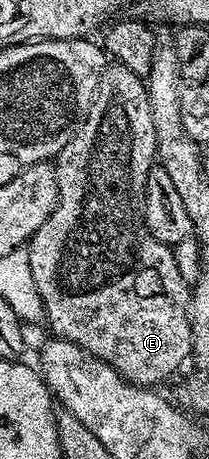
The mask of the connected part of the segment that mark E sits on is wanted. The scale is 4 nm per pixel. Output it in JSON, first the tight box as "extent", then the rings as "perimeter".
{"extent":[25,64,192,388],"perimeter":[[[110,64],[105,67],[98,81],[98,91],[94,99],[90,101],[90,110],[82,119],[82,125],[74,131],[74,134],[64,144],[64,148],[56,155],[54,166],[54,180],[58,184],[58,203],[44,224],[30,238],[25,247],[28,256],[28,264],[32,270],[32,280],[36,280],[36,292],[40,292],[42,301],[42,312],[45,325],[50,325],[50,334],[55,338],[63,338],[72,344],[76,344],[92,357],[106,362],[118,373],[121,378],[134,386],[145,386],[147,388],[157,387],[157,382],[170,378],[182,366],[185,358],[191,357],[190,344],[192,334],[190,332],[190,321],[188,320],[188,304],[190,303],[191,283],[180,276],[180,268],[176,268],[176,260],[171,247],[165,242],[156,240],[156,236],[150,234],[144,217],[144,203],[146,201],[146,180],[148,172],[156,164],[158,153],[158,137],[152,124],[152,108],[150,107],[150,93],[146,90],[146,83],[143,75],[132,72],[132,68],[124,68],[117,64]]]}

